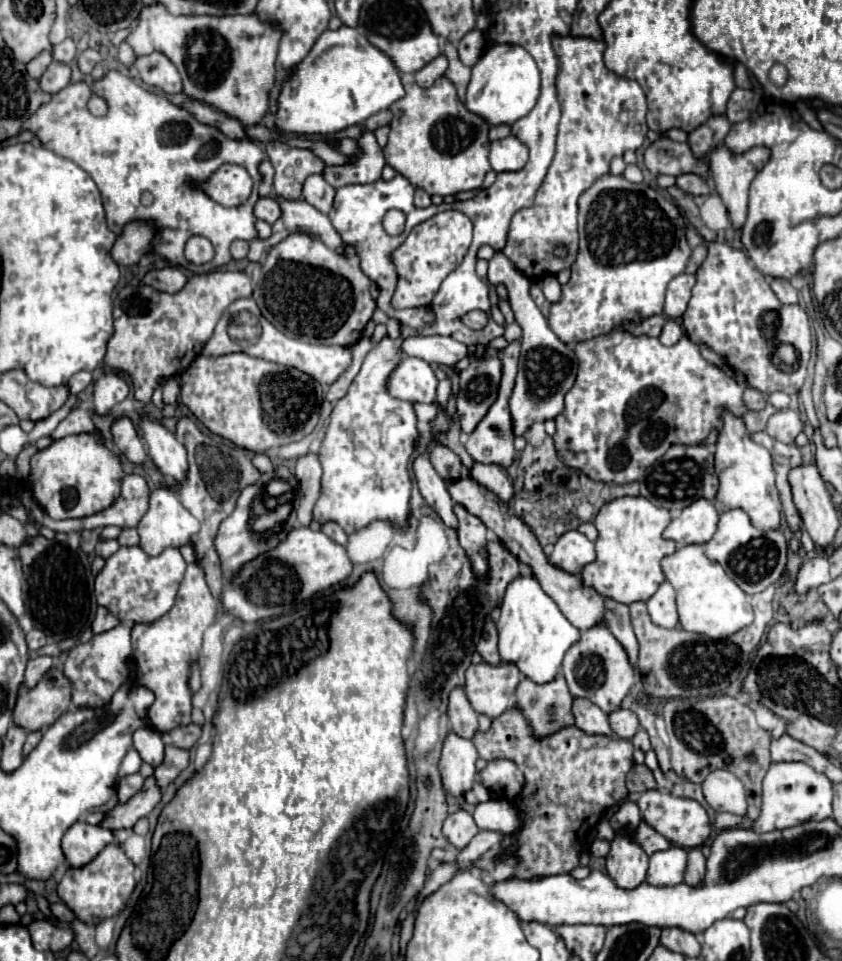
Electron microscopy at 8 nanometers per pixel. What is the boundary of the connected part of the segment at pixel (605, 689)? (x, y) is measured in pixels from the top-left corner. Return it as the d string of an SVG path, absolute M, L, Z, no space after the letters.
M605 624L581 632L577 646L571 646L569 654L565 654L563 676L573 698L587 698L605 714L617 710L633 686L633 668L627 660L627 654Z

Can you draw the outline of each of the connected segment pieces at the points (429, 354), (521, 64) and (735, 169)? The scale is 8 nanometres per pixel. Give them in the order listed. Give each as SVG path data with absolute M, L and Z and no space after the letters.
M409 336L403 340L401 350L407 356L417 356L425 362L437 362L441 366L457 364L467 354L467 346L449 336Z
M493 44L473 66L465 106L491 126L501 124L511 126L533 110L537 98L539 98L539 70L531 54L521 46Z
M717 146L711 150L709 154L709 166L711 166L711 180L717 188L717 192L721 194L731 222L735 228L741 228L745 218L747 218L747 194L749 194L749 186L755 178L755 174L763 168L763 164L769 160L769 150L767 148L751 148L745 154L735 154L731 152L727 146Z

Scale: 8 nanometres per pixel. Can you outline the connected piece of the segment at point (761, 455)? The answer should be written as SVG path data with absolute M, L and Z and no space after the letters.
M727 408L721 412L721 426L717 428L715 472L719 476L719 492L713 504L719 512L741 508L749 514L751 522L759 530L779 528L781 500L775 488L775 472L771 466L771 454L753 442L743 418L735 416Z

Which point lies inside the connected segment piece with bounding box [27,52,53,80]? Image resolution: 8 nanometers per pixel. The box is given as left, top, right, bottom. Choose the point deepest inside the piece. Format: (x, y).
(37, 66)

